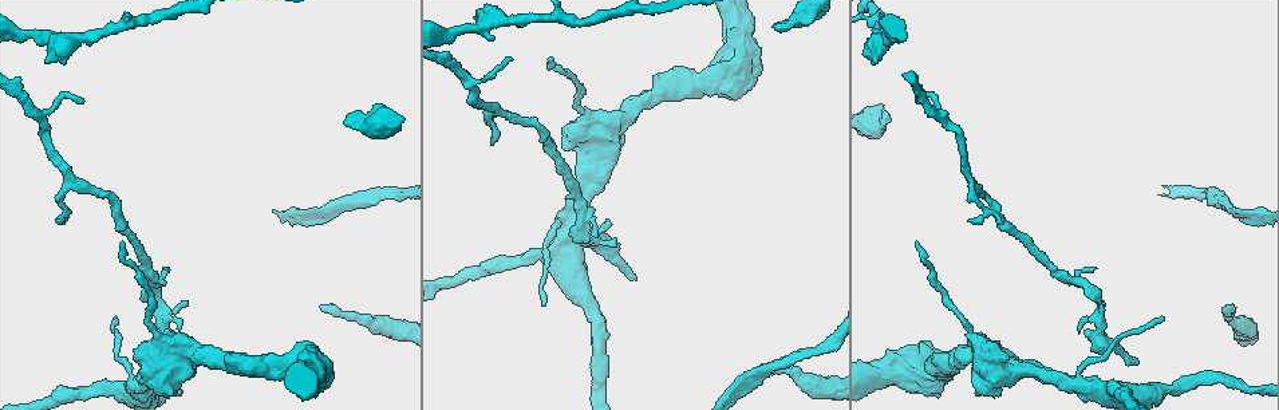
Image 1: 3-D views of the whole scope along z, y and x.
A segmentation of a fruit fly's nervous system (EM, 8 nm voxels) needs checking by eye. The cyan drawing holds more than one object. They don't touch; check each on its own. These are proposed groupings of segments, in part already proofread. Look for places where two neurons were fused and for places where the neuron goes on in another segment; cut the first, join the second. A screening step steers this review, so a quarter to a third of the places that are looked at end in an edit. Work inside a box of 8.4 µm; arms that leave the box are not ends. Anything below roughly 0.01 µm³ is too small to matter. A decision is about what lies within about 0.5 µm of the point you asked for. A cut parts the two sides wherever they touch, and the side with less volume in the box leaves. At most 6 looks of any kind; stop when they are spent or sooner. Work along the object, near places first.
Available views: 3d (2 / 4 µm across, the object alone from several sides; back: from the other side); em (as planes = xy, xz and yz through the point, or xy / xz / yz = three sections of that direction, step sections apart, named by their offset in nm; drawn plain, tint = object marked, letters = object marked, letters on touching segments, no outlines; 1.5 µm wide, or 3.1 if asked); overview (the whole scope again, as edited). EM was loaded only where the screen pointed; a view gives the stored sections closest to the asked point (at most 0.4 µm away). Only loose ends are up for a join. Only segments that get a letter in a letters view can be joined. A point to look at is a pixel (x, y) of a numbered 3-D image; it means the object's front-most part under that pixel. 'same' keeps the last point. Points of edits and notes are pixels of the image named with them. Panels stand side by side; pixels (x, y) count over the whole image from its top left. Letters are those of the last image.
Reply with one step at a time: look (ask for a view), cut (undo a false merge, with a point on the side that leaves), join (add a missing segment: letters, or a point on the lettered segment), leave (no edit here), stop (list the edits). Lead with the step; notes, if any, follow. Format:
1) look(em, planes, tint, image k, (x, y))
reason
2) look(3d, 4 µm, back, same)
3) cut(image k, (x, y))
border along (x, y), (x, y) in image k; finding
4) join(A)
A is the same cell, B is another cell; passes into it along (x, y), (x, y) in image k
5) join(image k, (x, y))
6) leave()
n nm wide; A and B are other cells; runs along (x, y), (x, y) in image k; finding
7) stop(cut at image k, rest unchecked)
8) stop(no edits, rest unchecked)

look(3d, 4 µm, image 1, (1136, 359))
an open end

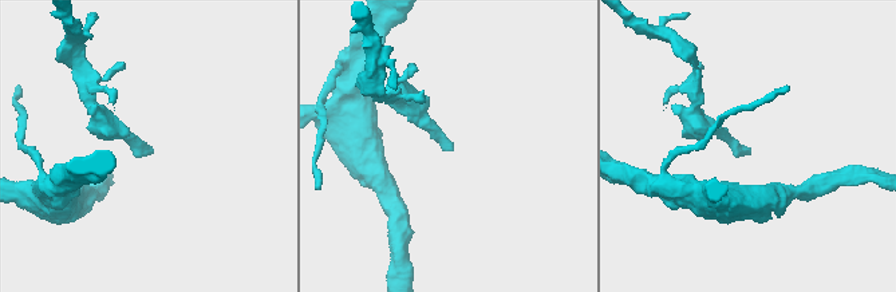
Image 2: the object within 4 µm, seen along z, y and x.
look(em, planes, tint, image 2, (451, 149))

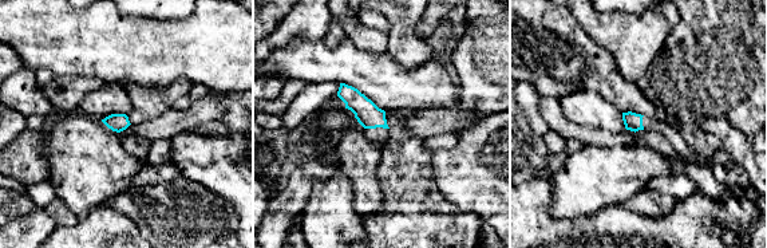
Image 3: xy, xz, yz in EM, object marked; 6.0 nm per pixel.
look(em, planes, letters, same)
what lies round it

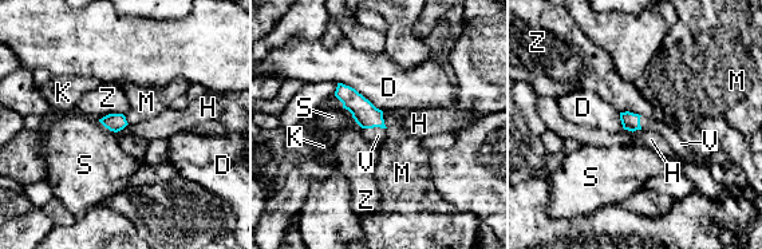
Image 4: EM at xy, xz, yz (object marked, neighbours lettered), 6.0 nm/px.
join(V)
110 nm wide; V is the same cell, D, H, K, M, S and Z are other cells; passes into it along (363, 111), (374, 126), (378, 135) in image 4; it goes on there

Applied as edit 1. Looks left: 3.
look(3d, 4 µm, image 1, (379, 194))
thin neck

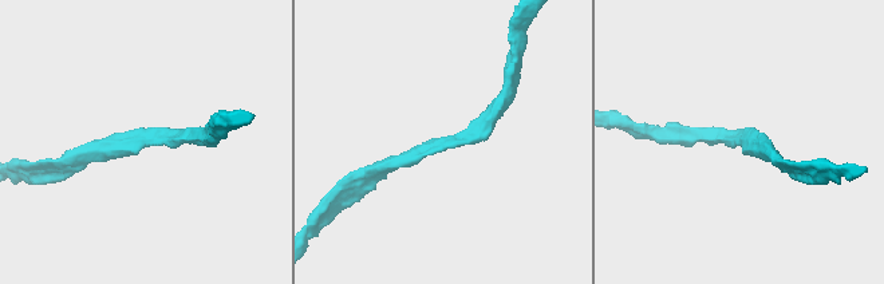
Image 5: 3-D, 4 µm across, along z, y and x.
look(em, planes, letters, image 5, (748, 139))

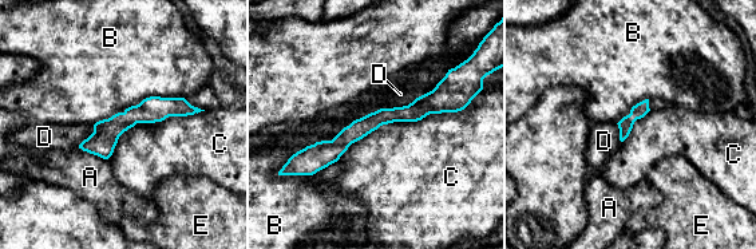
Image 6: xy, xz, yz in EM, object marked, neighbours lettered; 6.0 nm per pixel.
leave()
C touches over 800 nm; A, B, C, D and E are other cells; runs along (444, 105), (380, 117), (295, 158) in image 6; all the same neuron

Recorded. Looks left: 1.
stop(join at image 4, rest unchecked)

